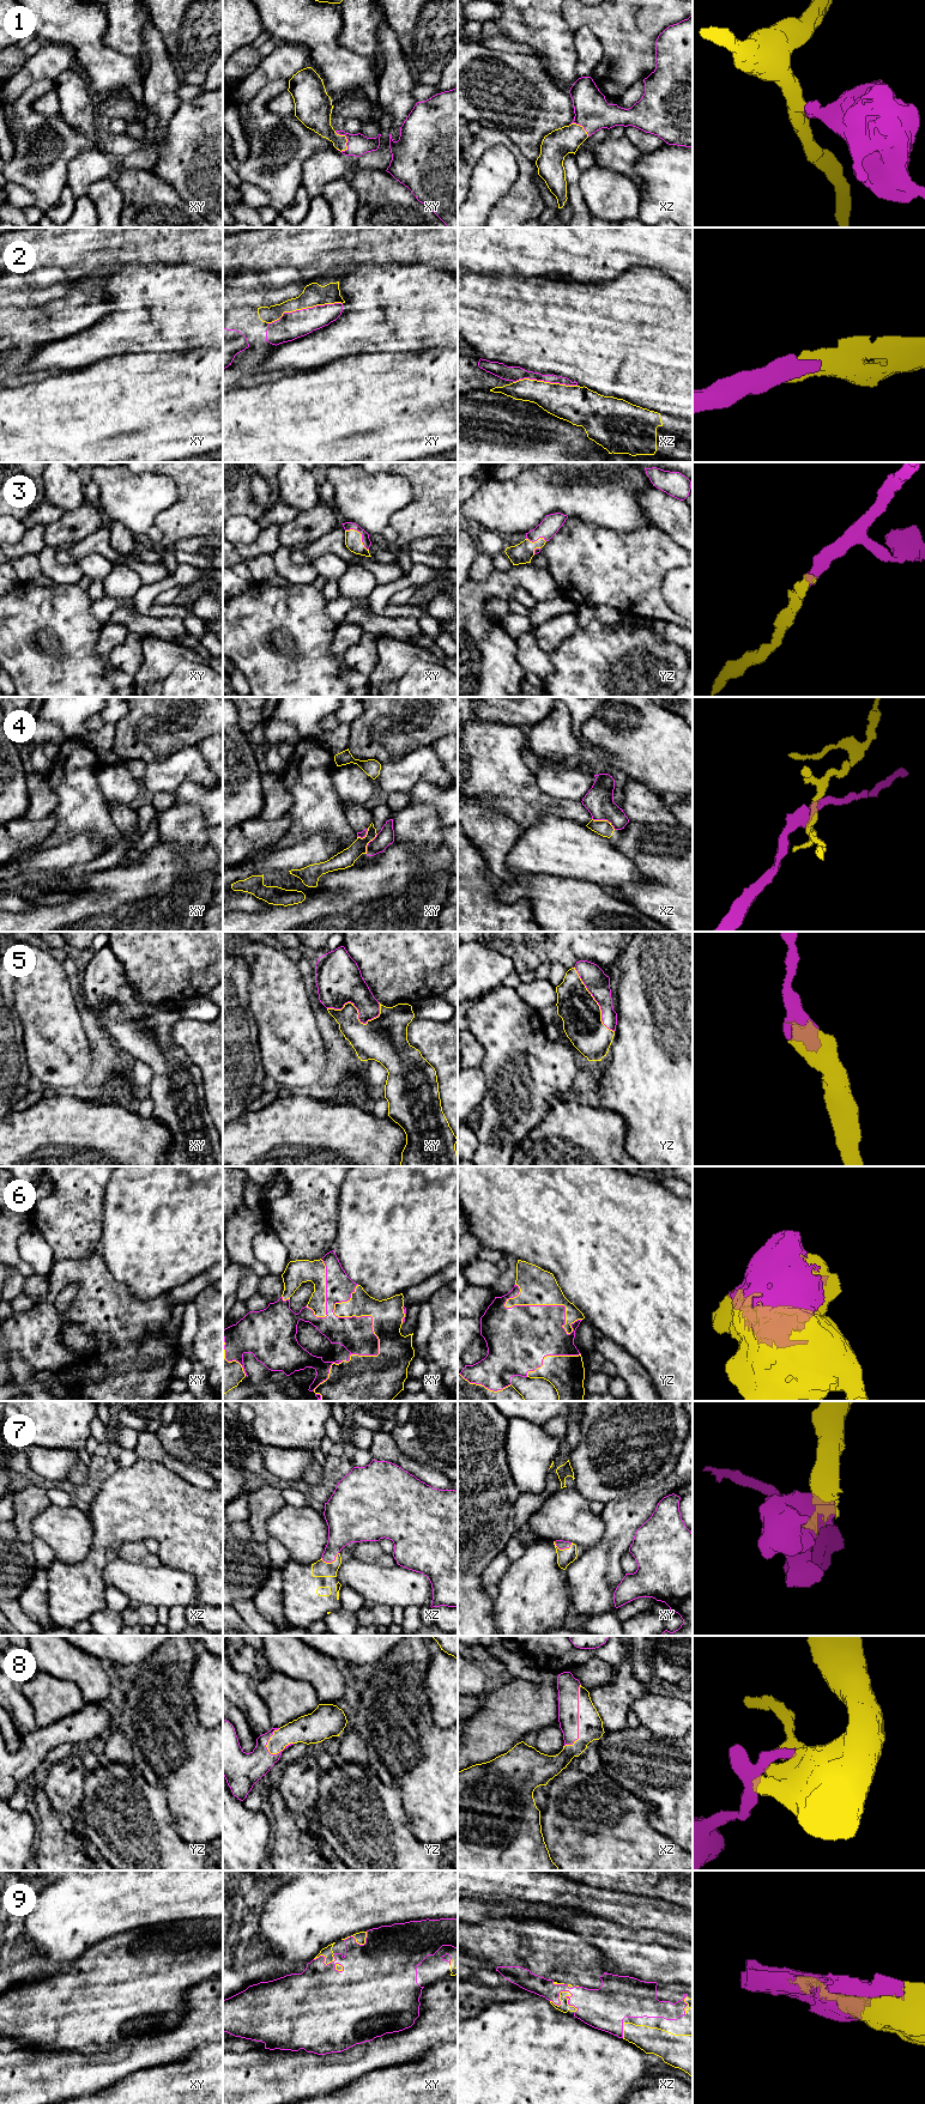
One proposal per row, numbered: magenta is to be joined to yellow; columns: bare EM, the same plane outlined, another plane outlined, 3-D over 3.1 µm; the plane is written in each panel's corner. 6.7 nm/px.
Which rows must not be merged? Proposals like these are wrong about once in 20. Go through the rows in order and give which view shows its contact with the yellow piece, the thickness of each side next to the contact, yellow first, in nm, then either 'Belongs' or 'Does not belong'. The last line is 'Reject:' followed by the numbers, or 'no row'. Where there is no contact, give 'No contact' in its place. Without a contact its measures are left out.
1: Touches yellow in xy. Thickness 190 nm (yellow) against 140 nm. Belongs
2: Touches yellow in xy. Thickness 150 nm (yellow) against 180 nm. Belongs
3: Touches yellow in xy. Thickness 110 nm (yellow) against 60 nm. Belongs
4: Touches yellow in xz. Thickness 110 nm (yellow) against 190 nm. Does not belong
5: Touches yellow in xy. Thickness 300 nm (yellow) against 300 nm. Belongs
6: Touches yellow in xy. Thickness 220 nm (yellow) against 220 nm. Belongs
7: Touches yellow in xz. Thickness 110 nm (yellow) against 220 nm. Belongs
8: Touches yellow in xz. Thickness 160 nm (yellow) against 140 nm. Belongs
9: Touches yellow in xz. Thickness 70 nm (yellow) against 260 nm. Belongs
Reject: 4

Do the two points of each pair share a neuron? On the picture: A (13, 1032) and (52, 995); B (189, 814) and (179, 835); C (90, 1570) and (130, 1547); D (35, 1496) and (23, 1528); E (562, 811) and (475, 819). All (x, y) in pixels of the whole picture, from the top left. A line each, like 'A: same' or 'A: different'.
A: different
B: same
C: different
D: same
E: different

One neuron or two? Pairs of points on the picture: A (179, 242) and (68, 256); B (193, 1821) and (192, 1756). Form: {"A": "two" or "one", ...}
{"A": "one", "B": "one"}

